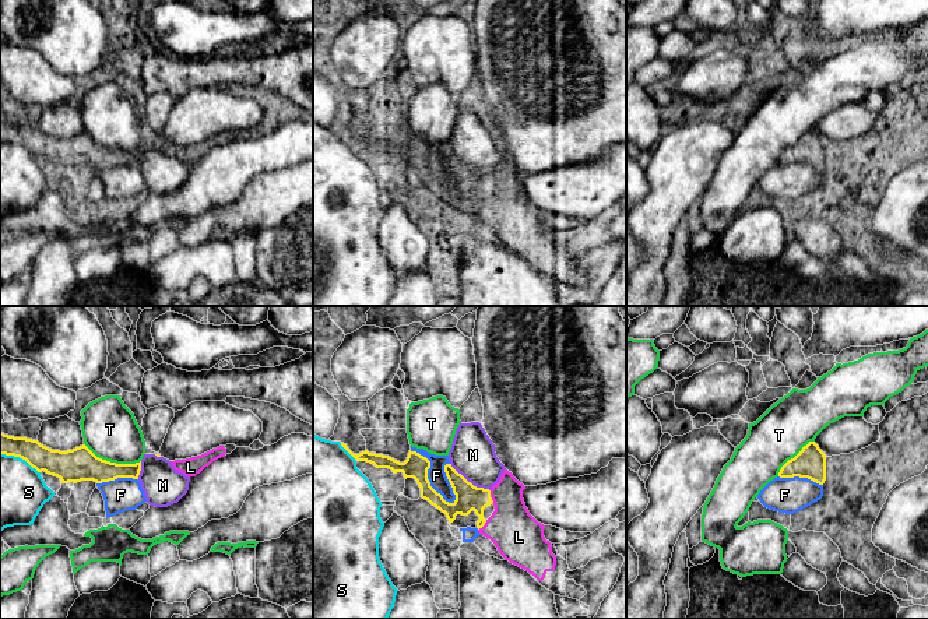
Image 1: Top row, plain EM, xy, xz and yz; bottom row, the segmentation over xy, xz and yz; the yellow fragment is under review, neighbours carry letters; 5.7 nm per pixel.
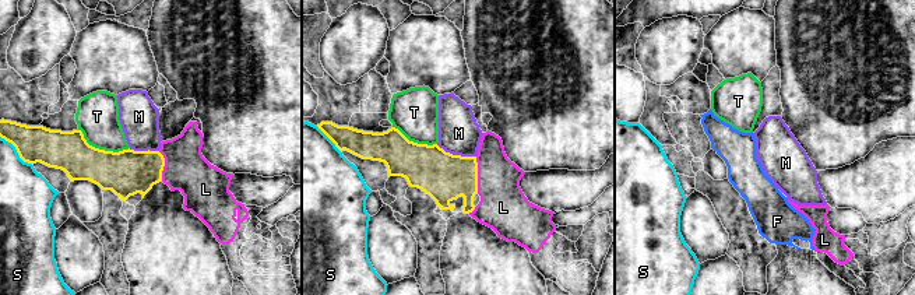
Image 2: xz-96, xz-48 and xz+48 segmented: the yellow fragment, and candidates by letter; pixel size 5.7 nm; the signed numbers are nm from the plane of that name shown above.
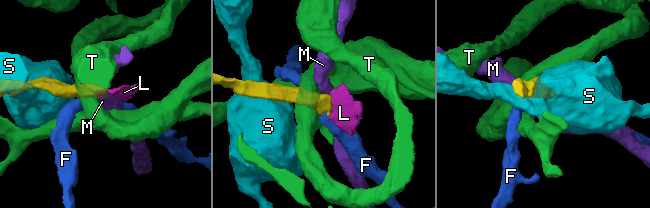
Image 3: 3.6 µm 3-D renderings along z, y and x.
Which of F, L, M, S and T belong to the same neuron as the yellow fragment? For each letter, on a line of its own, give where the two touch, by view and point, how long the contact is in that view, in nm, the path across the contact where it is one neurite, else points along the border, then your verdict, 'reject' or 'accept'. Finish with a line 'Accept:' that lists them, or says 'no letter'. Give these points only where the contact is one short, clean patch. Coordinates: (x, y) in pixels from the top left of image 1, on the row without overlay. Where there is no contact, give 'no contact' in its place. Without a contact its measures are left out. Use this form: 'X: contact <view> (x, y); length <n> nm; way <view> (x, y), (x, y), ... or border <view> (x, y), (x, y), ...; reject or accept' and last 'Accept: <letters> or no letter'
F: contact xz (426, 162); length 400 nm; reject
L: contact xz (489, 183); length 80 nm; way xz (468, 185), (489, 183), (510, 201), (512, 215); accept
M: contact xz (470, 169); length 280 nm; border xz (450, 150), (474, 172), (489, 178); reject
S: contact xz (347, 137); length 150 nm; reject
T: contact xy (112, 150); length 340 nm; border xy (84, 132), (97, 143), (111, 148), (140, 148); reject
Accept: L

